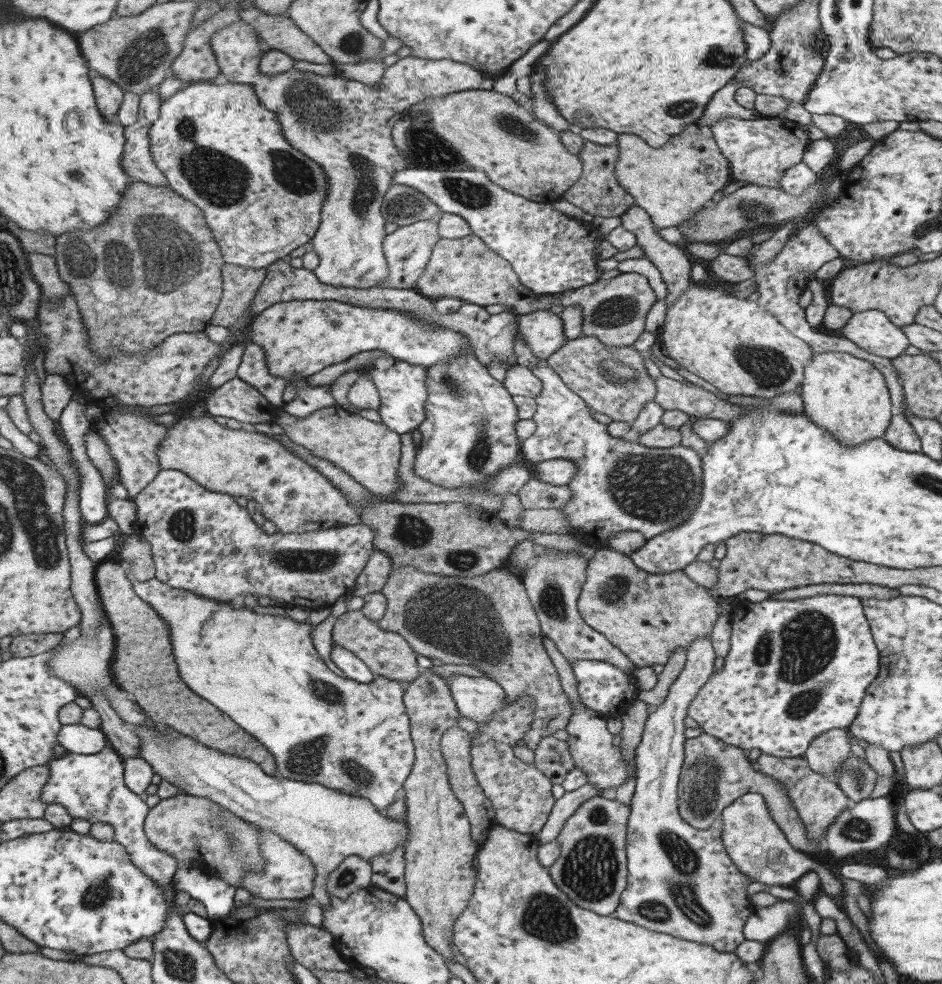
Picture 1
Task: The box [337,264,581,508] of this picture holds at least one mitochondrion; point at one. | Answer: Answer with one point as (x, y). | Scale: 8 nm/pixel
(478, 452)

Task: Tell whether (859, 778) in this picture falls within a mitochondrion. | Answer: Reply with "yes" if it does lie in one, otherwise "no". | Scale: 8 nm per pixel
yes

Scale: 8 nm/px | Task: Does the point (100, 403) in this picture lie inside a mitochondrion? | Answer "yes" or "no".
no

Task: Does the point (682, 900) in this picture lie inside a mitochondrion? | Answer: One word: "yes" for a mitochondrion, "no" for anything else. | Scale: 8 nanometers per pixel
yes

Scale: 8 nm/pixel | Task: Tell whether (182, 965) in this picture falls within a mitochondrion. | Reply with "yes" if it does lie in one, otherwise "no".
yes

